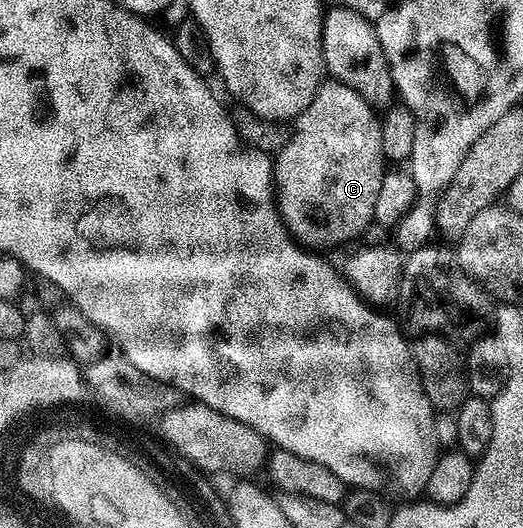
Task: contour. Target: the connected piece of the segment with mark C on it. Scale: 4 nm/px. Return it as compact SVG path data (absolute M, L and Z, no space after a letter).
M325 80L310 107L294 119L286 147L274 157L274 200L284 226L301 246L312 251L331 251L338 245L355 242L374 220L374 203L378 203L378 191L385 172L382 127L377 110L366 103L358 91L340 81Z

